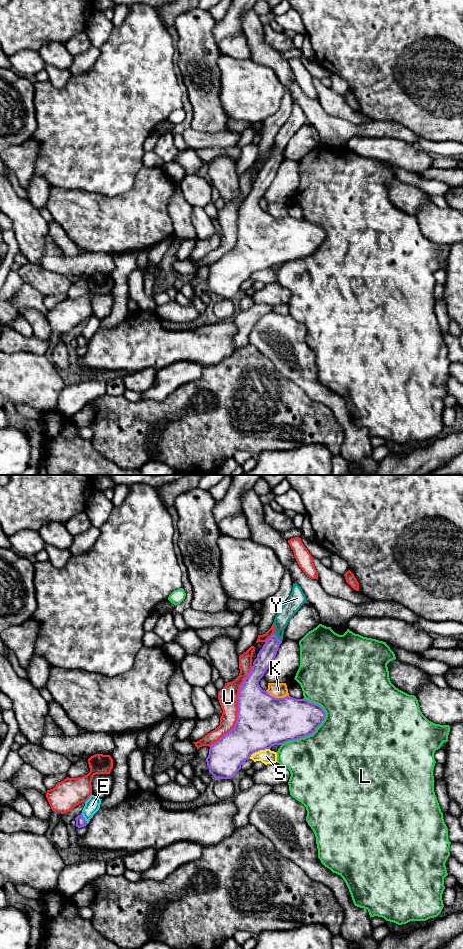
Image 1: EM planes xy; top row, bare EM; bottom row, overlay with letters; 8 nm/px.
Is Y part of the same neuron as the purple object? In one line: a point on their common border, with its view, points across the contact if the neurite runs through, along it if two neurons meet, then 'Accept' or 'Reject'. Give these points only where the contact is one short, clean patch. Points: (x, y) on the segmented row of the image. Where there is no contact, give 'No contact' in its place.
Touches purple at xy (277, 637). Path across: xy (266, 655), (277, 637), (281, 619), (288, 609). Accept

